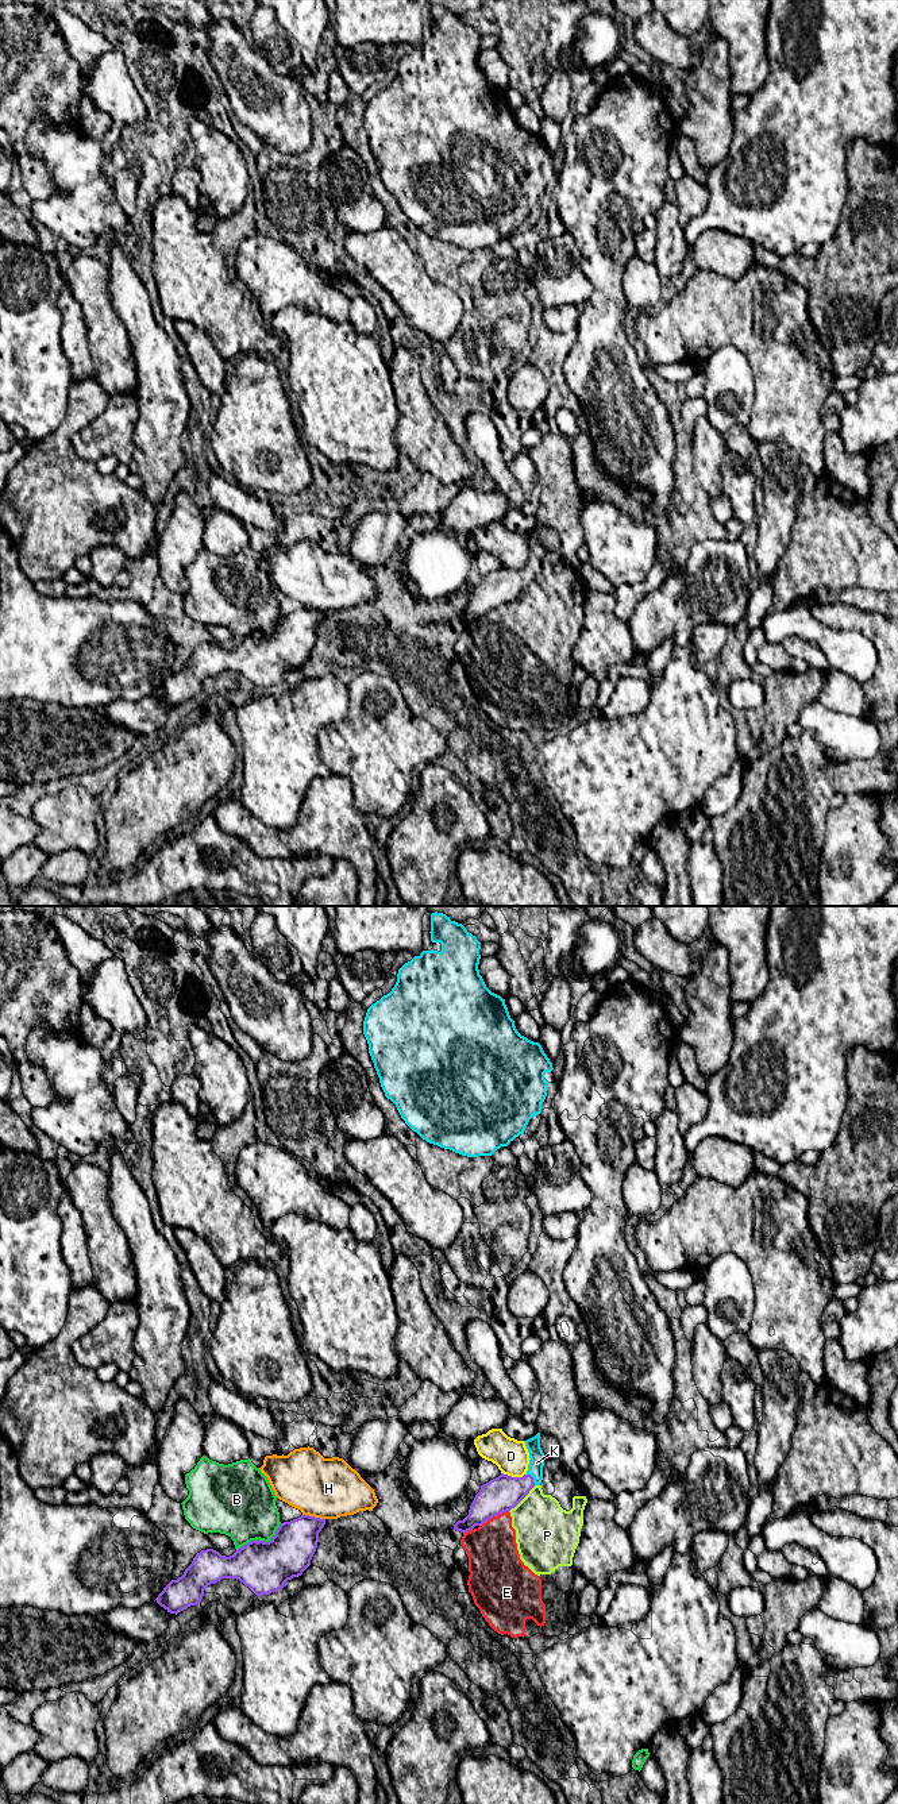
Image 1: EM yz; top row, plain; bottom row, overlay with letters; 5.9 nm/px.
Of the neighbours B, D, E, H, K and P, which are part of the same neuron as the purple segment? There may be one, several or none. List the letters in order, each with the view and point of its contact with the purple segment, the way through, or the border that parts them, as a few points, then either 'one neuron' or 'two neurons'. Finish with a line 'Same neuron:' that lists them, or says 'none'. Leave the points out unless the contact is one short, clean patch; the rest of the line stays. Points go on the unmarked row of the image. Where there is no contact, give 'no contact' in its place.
B: meets purple in yz at (261, 633); two neurons
D: meets purple in yz at (513, 570); border along yz (501, 565), (509, 569), (525, 567); two neurons
E: meets purple in yz at (493, 609); two neurons
H: meets purple in yz at (313, 609); two neurons
K: meets purple in yz at (532, 571); runs through yz (503, 586), (532, 571), (536, 555); one neuron
P: meets purple in yz at (521, 592); border along yz (535, 578), (509, 604); two neurons
Same neuron: K

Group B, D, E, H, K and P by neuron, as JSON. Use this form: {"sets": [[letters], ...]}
{"sets": [["B"], ["D"], ["E", "P"], ["H"], ["K"]]}

